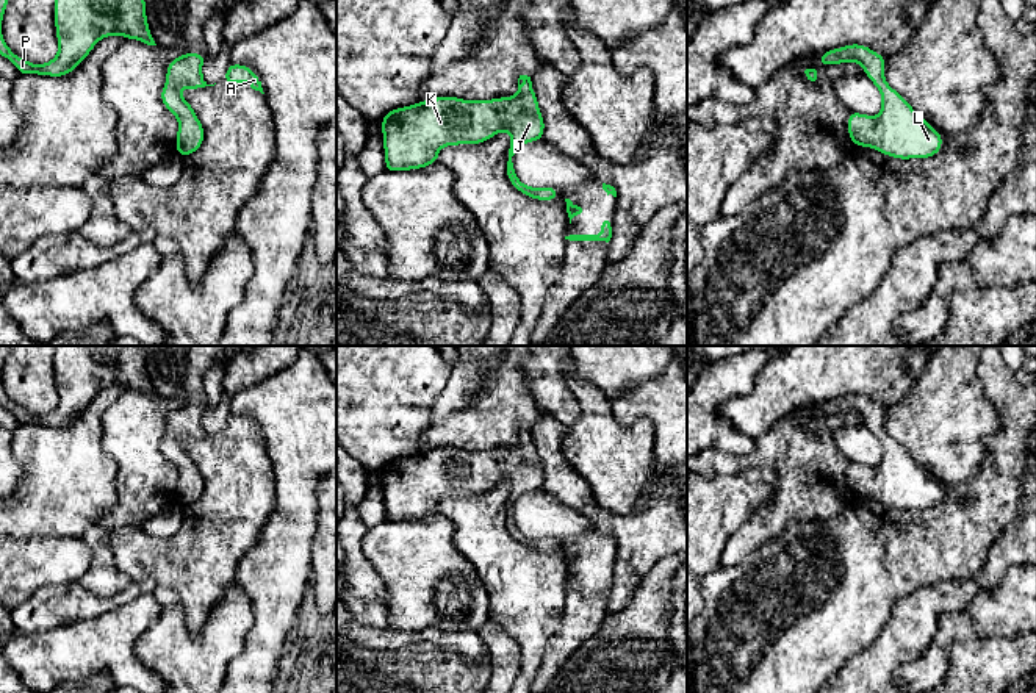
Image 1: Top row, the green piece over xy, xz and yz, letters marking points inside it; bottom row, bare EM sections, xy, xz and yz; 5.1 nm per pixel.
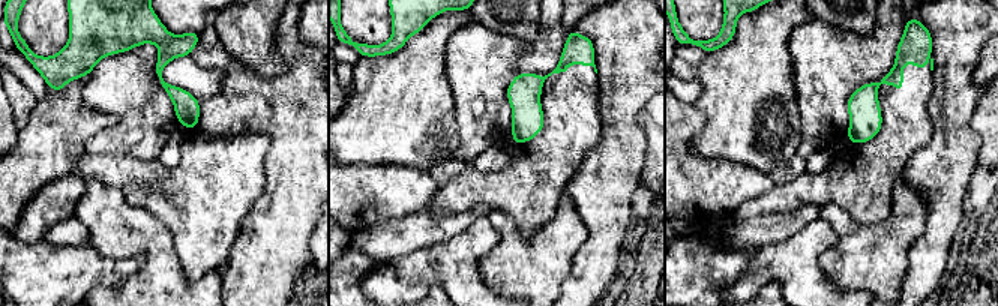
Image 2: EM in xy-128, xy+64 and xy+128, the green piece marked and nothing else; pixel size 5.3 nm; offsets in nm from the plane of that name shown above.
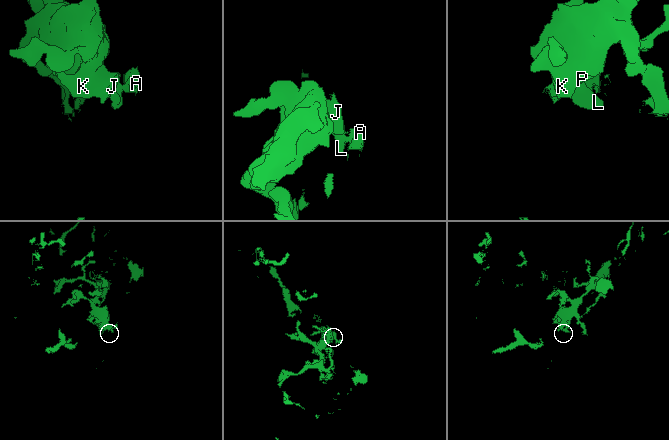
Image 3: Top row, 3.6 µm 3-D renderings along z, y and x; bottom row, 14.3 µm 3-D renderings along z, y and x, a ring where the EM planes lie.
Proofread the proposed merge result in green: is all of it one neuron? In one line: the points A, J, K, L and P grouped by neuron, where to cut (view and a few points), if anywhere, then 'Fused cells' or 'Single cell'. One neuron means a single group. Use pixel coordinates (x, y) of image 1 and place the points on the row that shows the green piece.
Groups: A / J K L P. Split along xy (180, 86), (179, 91). Fused cells

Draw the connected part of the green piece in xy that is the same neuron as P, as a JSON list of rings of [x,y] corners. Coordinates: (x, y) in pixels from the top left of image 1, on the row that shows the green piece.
[[[0,0],[0,55],[11,61],[20,75],[64,77],[106,36],[124,36],[156,45],[149,30],[146,0],[55,0],[56,56],[45,64],[19,58],[2,34],[3,14],[9,0]]]

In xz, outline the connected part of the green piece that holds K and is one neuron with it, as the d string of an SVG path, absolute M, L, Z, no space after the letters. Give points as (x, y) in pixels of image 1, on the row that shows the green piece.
M520 75L513 97L433 97L391 110L380 120L385 171L423 169L438 163L441 147L482 144L505 130L512 136L505 160L510 185L534 200L548 202L560 196L552 186L529 188L515 172L513 155L523 144L543 139L545 131L545 119L527 75Z

